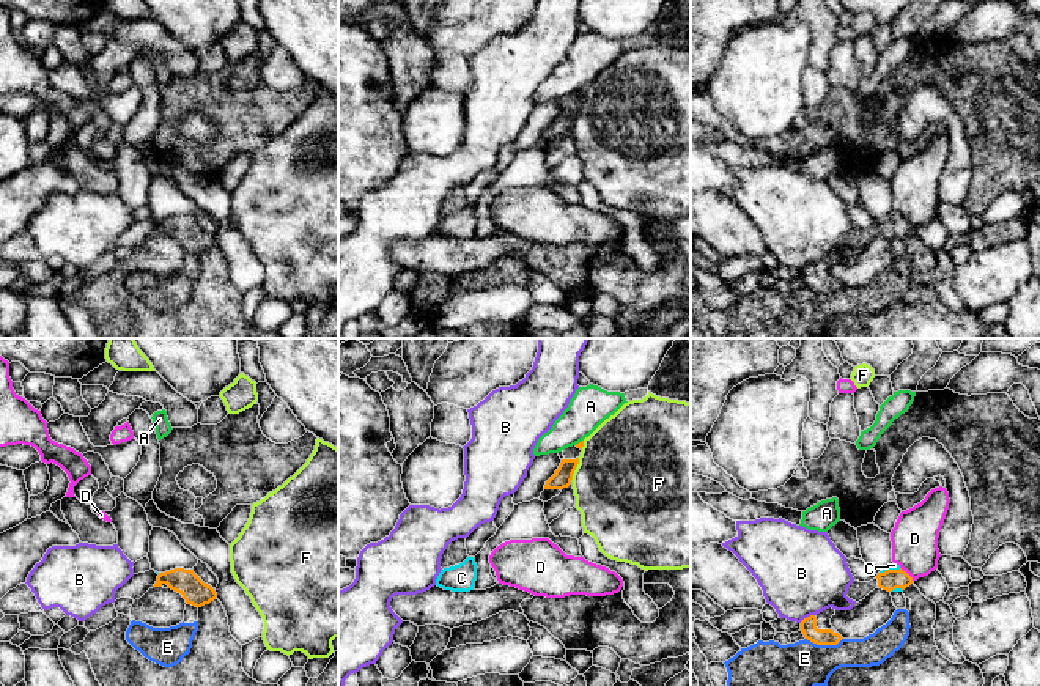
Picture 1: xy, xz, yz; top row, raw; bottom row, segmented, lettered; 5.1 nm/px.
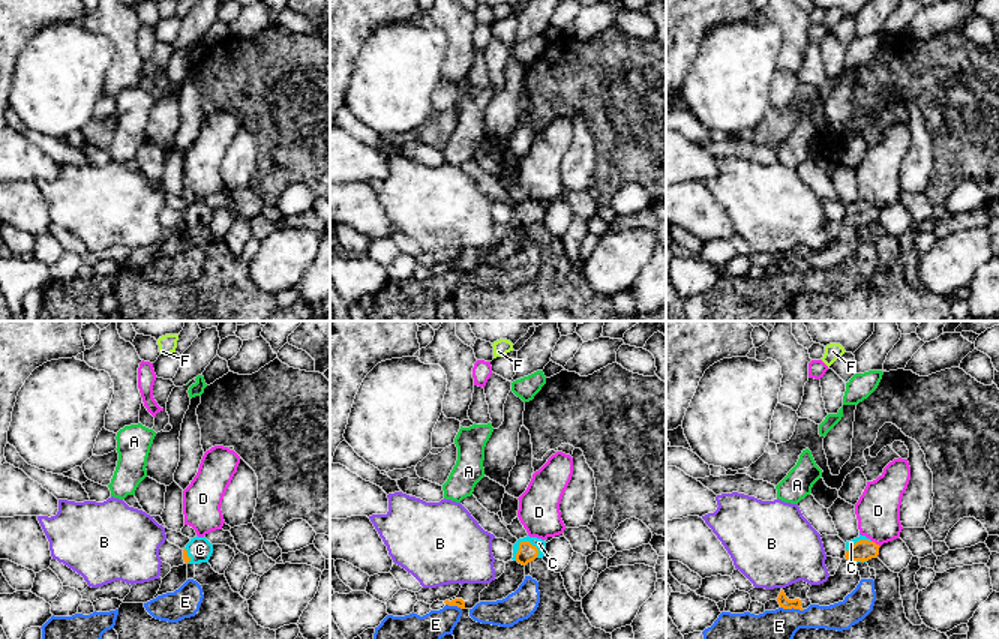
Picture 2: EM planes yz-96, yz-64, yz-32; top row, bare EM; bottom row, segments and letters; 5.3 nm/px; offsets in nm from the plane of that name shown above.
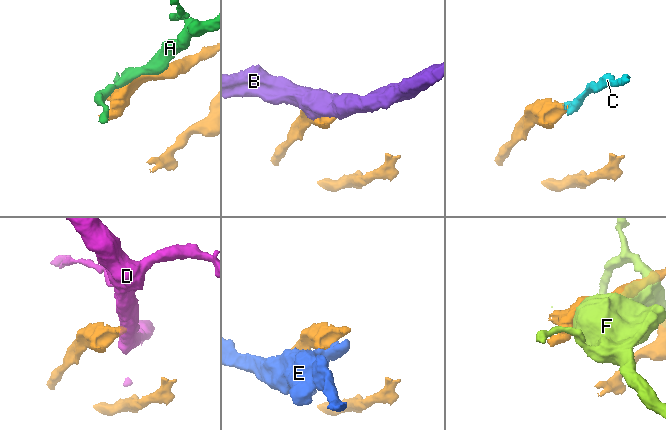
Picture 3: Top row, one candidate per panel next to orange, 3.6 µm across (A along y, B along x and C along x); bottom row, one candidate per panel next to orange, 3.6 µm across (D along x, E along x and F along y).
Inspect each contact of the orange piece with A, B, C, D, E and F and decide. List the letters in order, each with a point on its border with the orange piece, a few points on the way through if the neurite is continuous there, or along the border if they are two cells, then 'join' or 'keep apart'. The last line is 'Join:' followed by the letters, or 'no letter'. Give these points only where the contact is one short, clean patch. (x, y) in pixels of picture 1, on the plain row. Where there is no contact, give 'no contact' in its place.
A: xz (579, 90) | along xz (582, 87), (575, 92) | keep apart
B: yz (807, 265) | along yz (814, 261), (800, 269) | keep apart
C: yz (889, 217) | across yz (891, 227), (889, 217), (894, 213) | join
D: yz (908, 222) | along yz (900, 214), (913, 228) | keep apart
E: yz (825, 291) | along yz (806, 285), (817, 291), (837, 291), (842, 287) | keep apart
F: xz (575, 117) | keep apart
Join: C

